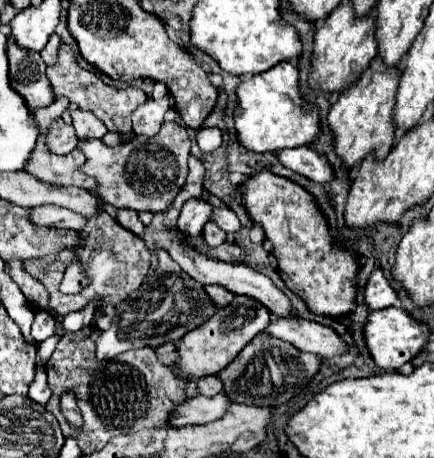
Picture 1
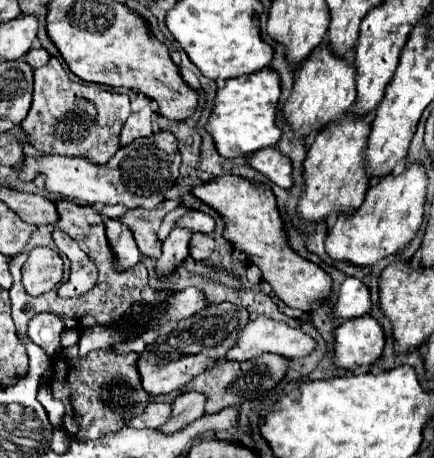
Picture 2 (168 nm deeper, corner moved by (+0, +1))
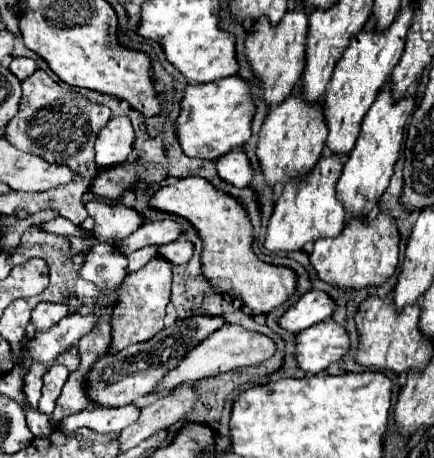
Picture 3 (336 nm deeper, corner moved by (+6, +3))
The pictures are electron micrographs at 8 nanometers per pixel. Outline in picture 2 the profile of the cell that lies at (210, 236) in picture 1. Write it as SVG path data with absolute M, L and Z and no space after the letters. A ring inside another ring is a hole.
M196 232L192 236L192 244L190 244L190 256L194 260L208 260L208 256L214 252L214 238L202 232Z

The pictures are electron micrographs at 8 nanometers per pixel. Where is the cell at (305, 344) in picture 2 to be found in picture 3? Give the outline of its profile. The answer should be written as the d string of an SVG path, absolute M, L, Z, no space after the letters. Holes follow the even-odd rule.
M224 324L214 334L204 338L196 348L192 348L178 362L178 366L172 368L158 382L158 386L152 390L152 394L172 392L180 384L190 384L190 382L196 382L196 380L202 380L202 378L210 378L210 376L216 376L216 374L222 374L222 372L230 372L230 370L236 370L236 368L244 368L244 366L256 366L256 364L268 360L272 354L274 354L274 342L268 336L242 330L240 326Z

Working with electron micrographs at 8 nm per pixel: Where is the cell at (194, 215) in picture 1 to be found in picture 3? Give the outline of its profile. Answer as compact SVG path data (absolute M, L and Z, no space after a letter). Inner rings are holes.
M154 256L142 270L132 272L124 278L118 302L112 308L112 342L108 352L116 354L132 344L146 342L154 334L158 334L164 328L164 316L166 316L166 304L170 302L170 270L172 266L168 262L162 262L162 258Z

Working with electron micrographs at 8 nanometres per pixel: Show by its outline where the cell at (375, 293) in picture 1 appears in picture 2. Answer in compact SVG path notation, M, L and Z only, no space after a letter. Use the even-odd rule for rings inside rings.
M346 278L338 302L334 306L334 316L340 320L350 320L358 316L366 316L372 310L372 296L370 288L358 278Z

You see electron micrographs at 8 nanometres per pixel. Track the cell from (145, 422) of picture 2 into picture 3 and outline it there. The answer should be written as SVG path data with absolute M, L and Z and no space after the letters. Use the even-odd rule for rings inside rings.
M130 404L130 406L122 406L122 408L114 408L114 410L84 410L80 414L68 416L64 420L64 428L66 430L76 430L76 428L92 428L100 434L118 434L120 430L124 430L126 426L130 426L130 422L134 422L134 418L138 418L140 410Z

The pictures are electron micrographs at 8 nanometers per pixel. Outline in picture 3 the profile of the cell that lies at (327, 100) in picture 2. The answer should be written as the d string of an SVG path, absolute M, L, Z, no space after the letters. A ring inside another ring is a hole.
M296 90L280 106L274 106L262 124L262 130L258 134L258 146L256 146L256 156L260 162L260 170L264 174L266 186L272 188L276 184L302 180L316 166L324 150L326 134L328 130L322 116L322 104L304 102L300 98L300 90Z

